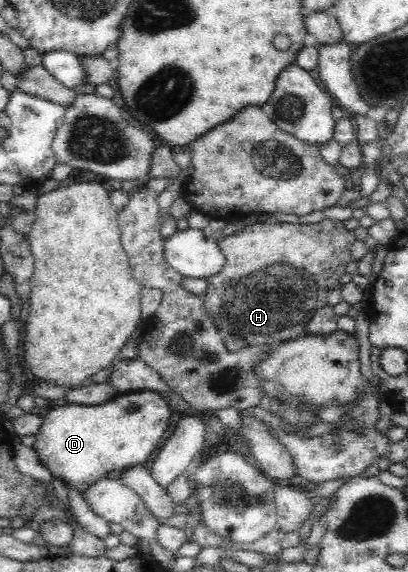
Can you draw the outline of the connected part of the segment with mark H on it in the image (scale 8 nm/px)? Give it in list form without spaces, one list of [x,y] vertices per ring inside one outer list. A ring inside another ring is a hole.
[[[325,216],[314,224],[255,222],[238,234],[217,238],[226,262],[221,272],[204,278],[208,282],[208,290],[203,296],[205,310],[223,336],[238,336],[248,345],[266,345],[276,349],[286,341],[302,337],[306,335],[306,325],[314,314],[328,305],[328,294],[340,288],[346,266],[352,261],[350,247],[354,241],[353,231],[347,230],[342,221],[332,221]]]

